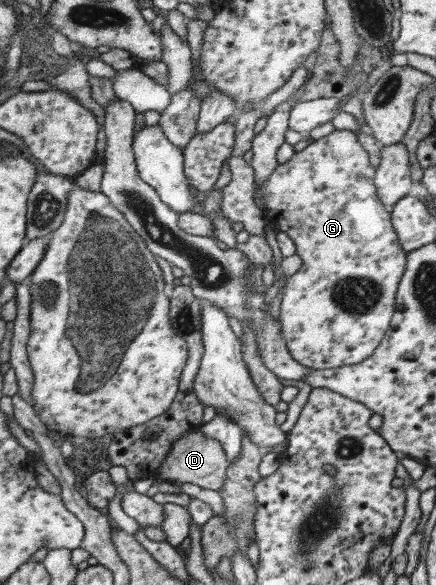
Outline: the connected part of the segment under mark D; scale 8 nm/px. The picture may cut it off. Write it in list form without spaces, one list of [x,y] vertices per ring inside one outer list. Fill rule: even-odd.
[[[200,428],[188,430],[168,451],[157,469],[157,478],[179,483],[193,483],[202,489],[211,489],[218,492],[225,478],[228,467],[227,457],[220,443],[208,439],[200,433]]]

